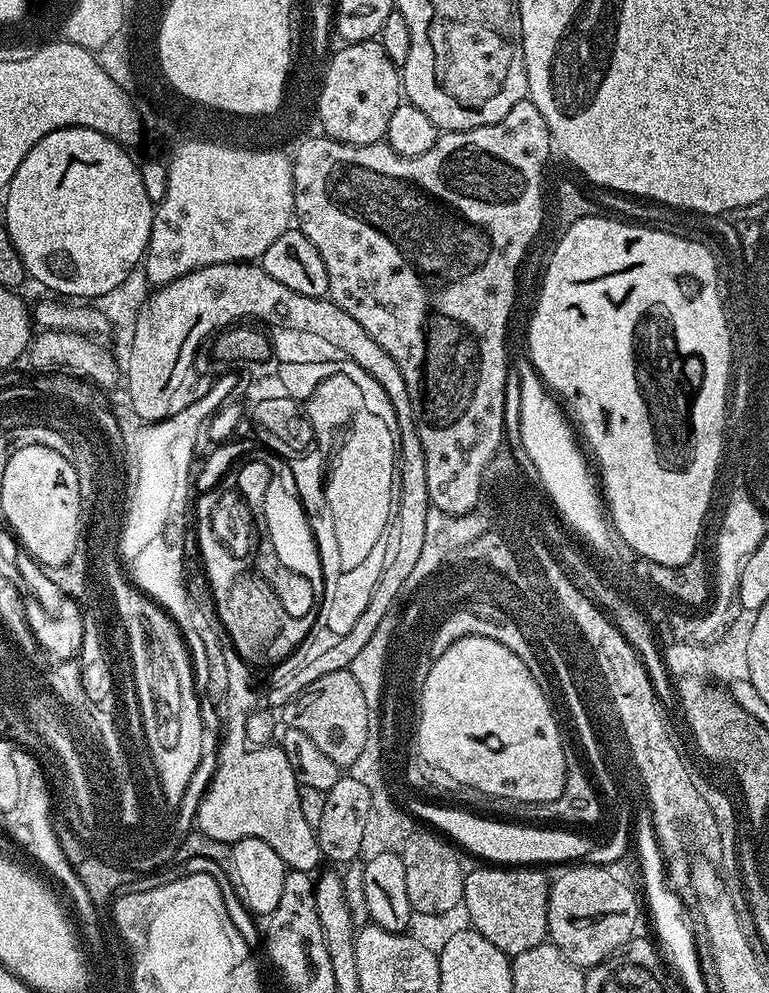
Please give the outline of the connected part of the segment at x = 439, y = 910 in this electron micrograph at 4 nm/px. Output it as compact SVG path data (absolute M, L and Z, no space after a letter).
M432 830L427 831L413 831L406 846L400 852L402 863L406 868L406 893L413 913L444 916L447 912L452 912L455 908L457 911L461 907L466 868L460 865L461 853L443 835Z

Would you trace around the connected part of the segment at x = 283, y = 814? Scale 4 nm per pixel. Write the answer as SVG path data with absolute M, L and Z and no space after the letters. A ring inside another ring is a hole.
M214 612L208 613L198 627L201 636L222 656L228 682L224 714L229 722L224 741L218 747L216 772L201 800L195 823L199 831L218 840L235 842L242 838L262 838L262 842L266 842L266 846L271 846L274 854L282 858L285 868L294 872L315 873L322 864L316 830L310 828L302 815L300 785L296 783L294 770L290 770L290 762L286 762L286 754L272 742L264 747L253 747L244 736L243 722L256 706L253 669L234 650L226 628Z

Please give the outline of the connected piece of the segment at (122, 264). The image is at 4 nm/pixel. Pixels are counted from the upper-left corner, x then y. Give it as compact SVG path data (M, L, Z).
M63 128L57 132L46 134L46 138L39 140L30 150L30 154L26 154L26 158L18 166L14 178L6 189L8 197L4 200L2 224L3 227L7 228L29 277L42 282L42 286L46 286L49 293L60 298L95 298L101 296L114 290L114 286L118 286L118 282L125 280L143 261L144 254L148 250L148 239L152 229L154 202L150 198L150 194L146 194L146 186L142 182L142 174L140 173L140 164L137 161L132 161L128 157L128 152L129 149L125 145L117 144L109 136L98 134L98 130Z

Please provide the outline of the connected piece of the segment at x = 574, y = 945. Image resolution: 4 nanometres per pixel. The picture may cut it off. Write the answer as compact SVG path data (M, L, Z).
M589 863L568 869L549 885L548 937L568 961L587 970L613 956L637 935L636 919L642 916L642 908L637 893L632 893L633 885L615 879L607 866Z

